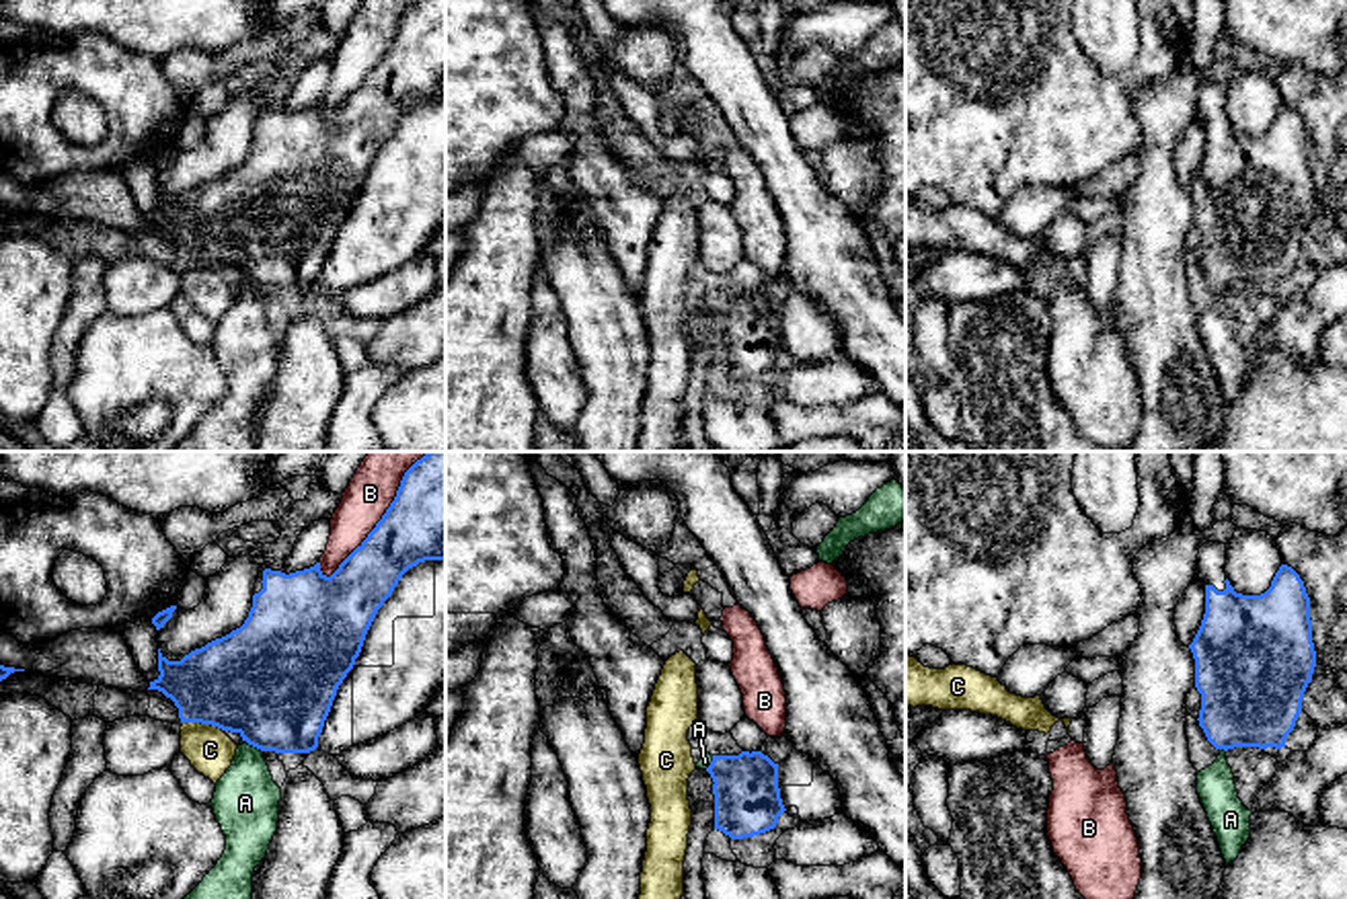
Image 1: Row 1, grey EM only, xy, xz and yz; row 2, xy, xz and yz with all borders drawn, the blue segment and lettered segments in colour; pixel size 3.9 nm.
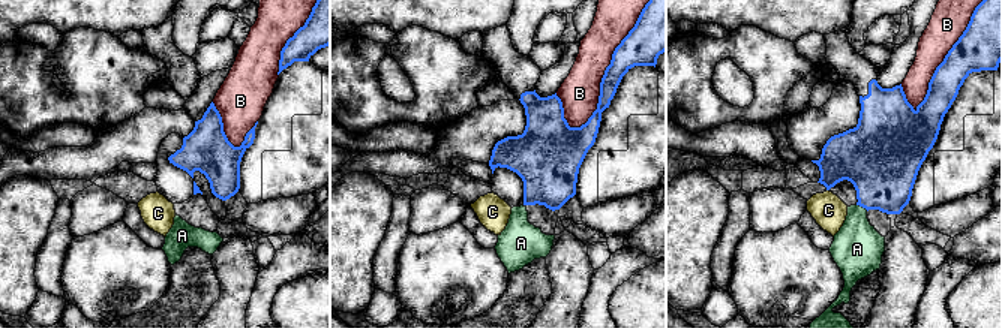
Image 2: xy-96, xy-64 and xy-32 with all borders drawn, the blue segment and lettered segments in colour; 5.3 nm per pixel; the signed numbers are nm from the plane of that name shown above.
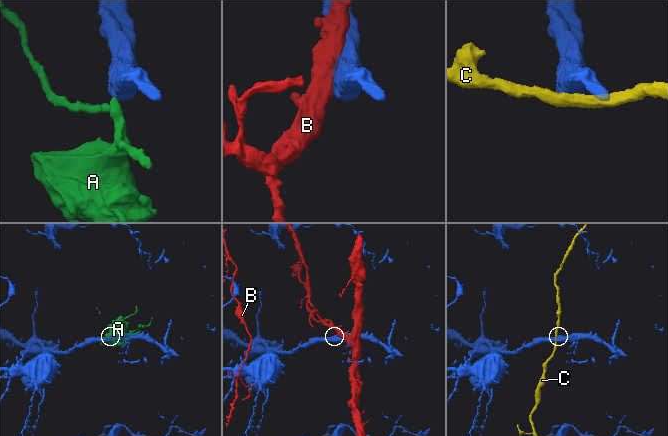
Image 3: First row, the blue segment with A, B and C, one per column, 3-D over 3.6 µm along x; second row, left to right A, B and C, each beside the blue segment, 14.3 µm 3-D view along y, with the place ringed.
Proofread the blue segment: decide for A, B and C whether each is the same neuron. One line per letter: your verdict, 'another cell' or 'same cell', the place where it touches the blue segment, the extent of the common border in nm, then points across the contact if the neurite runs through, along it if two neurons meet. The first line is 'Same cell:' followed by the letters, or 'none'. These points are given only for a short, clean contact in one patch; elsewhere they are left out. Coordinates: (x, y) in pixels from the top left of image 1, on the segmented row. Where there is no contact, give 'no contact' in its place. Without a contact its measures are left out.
Same cell: A
A: same cell; contact xy (255, 746); length 80 nm; way xy (272, 684), (272, 715), (255, 746), (249, 754), (245, 803)
B: another cell; contact xy (382, 516); length 650 nm
C: another cell; contact xy (204, 723); length 170 nm; border xy (183, 721), (210, 723), (222, 731)

